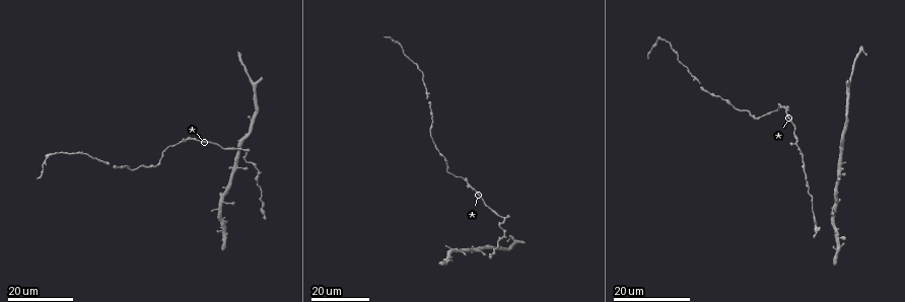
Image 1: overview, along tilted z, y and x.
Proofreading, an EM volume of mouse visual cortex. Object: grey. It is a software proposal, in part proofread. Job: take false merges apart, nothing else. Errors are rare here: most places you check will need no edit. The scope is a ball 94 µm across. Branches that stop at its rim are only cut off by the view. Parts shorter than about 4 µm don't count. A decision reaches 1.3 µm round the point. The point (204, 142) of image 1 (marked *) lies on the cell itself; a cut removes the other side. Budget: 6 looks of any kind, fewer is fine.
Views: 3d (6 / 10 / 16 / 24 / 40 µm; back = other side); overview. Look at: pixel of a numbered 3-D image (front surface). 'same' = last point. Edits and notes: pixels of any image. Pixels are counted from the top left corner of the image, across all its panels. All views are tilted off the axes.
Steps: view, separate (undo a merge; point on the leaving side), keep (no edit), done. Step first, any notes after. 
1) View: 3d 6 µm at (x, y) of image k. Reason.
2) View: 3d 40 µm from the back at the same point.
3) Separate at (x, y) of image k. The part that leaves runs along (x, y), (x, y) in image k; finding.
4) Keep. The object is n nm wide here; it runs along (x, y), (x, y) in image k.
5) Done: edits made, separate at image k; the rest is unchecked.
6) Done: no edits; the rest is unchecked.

View: 3d 24 µm at (446, 162) of image 1. Sudden change in width.

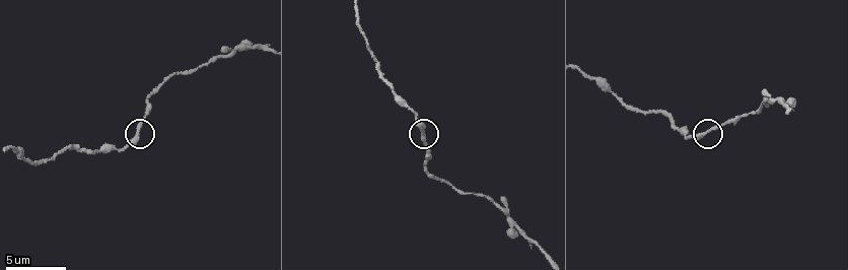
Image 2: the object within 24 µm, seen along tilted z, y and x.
View: 3d 6 µm at (139, 127) of image 2. Zoom in.

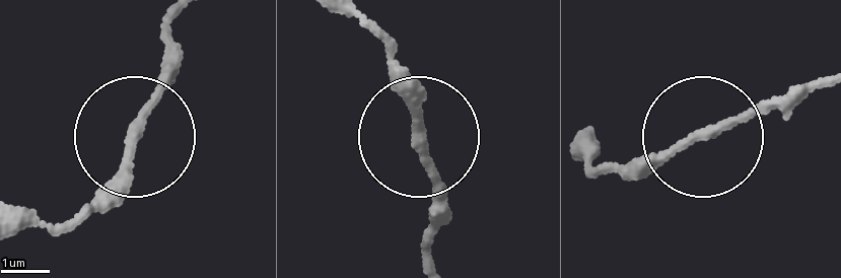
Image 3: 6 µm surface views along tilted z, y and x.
Keep. It runs along (169, 13), (166, 64), (135, 138), (86, 213) in image 3; one cell here.

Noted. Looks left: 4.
View: 3d 6 µm at (501, 211) of image 2. Three-way junction.

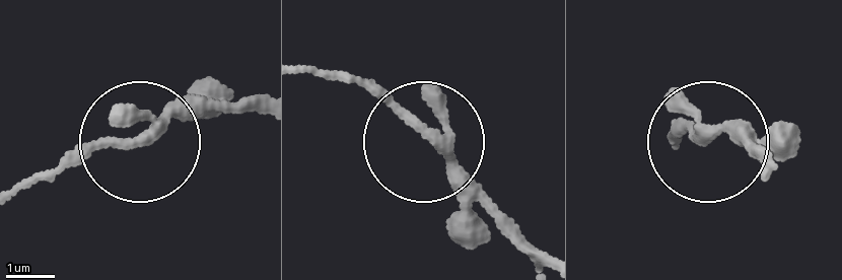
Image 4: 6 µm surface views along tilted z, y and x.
Keep. 3 arms meet here; continuous, no second cell.

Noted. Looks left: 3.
View: 3d 16 µm at (504, 217) of image 1. Narrows sharply.

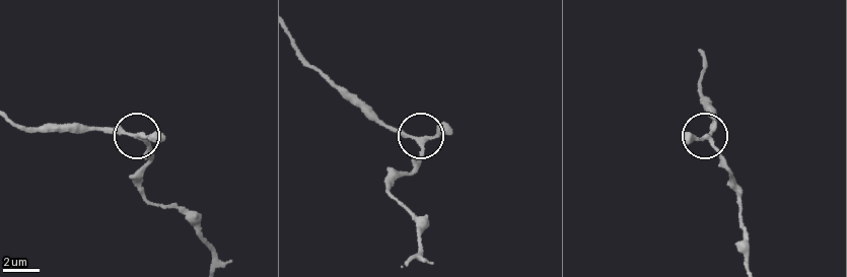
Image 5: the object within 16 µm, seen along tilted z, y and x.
View: 3d 6 µm at (133, 136) of image 5.

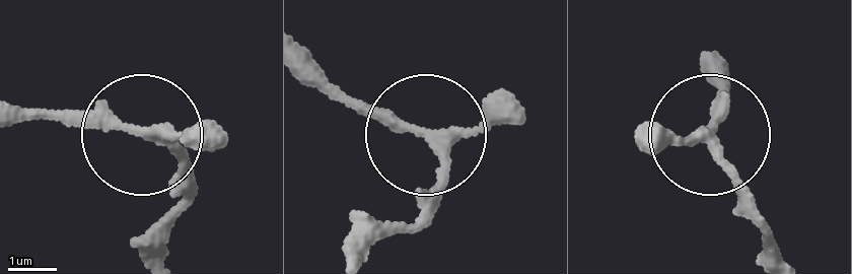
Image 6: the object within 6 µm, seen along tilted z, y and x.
Keep. 3 arms meet here; continuous, no second cell.

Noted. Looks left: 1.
Done: no edits; the rest is unchecked.

